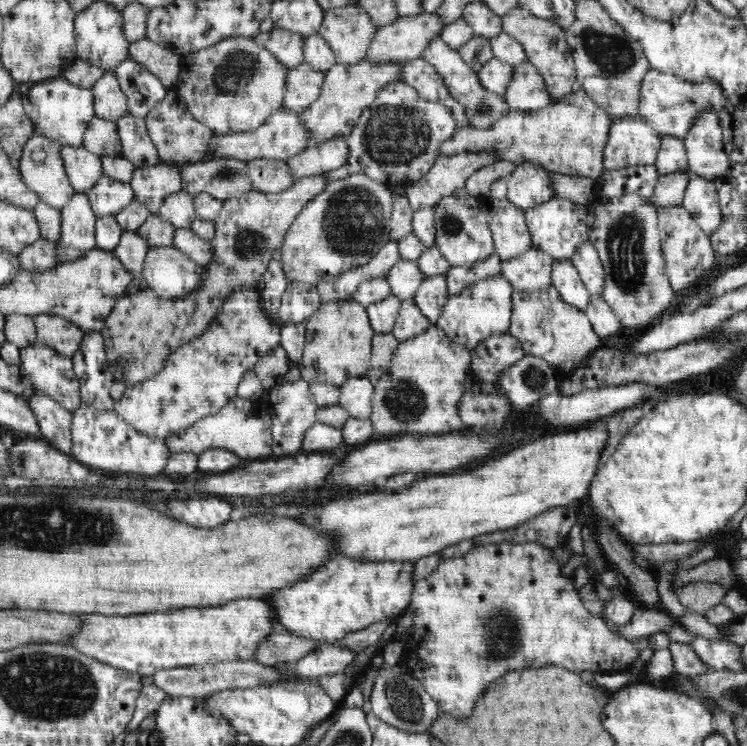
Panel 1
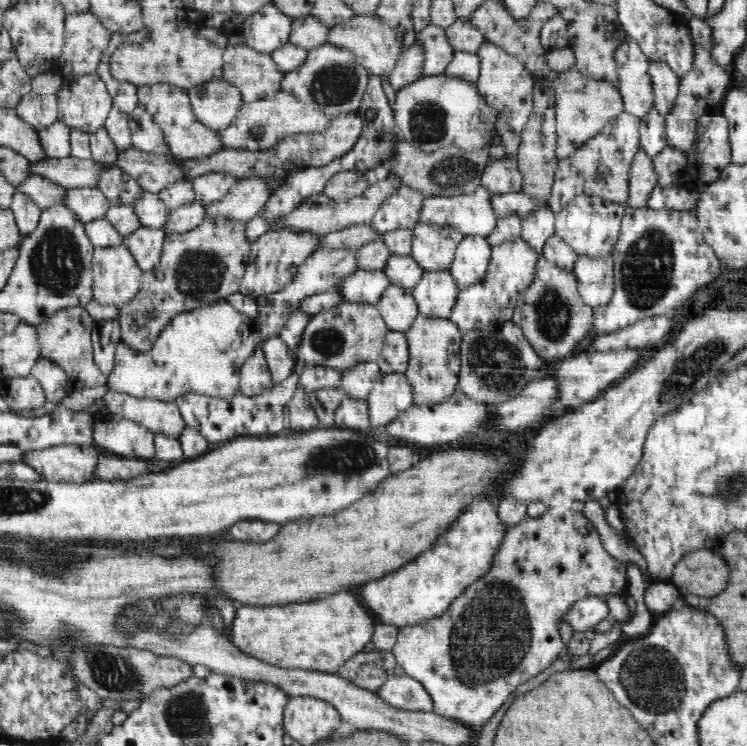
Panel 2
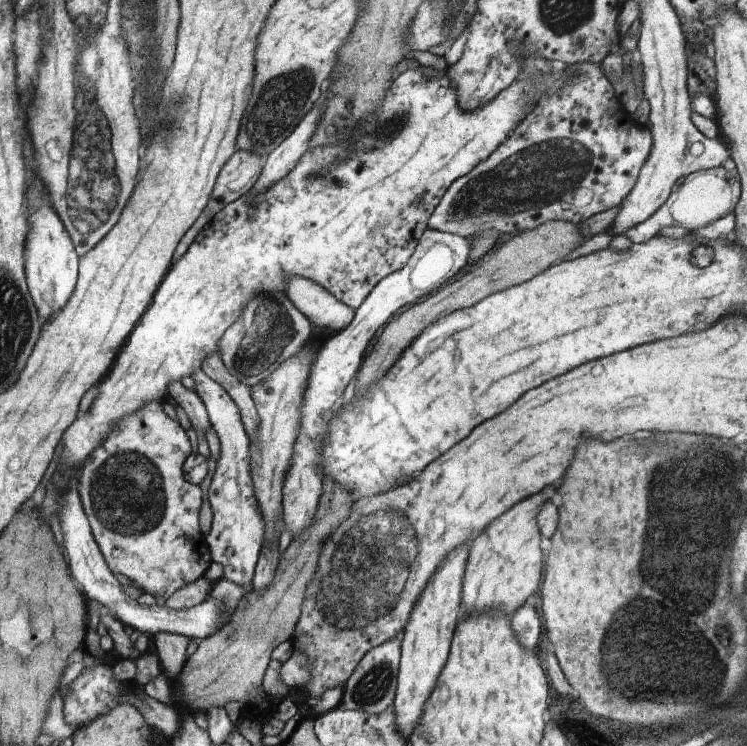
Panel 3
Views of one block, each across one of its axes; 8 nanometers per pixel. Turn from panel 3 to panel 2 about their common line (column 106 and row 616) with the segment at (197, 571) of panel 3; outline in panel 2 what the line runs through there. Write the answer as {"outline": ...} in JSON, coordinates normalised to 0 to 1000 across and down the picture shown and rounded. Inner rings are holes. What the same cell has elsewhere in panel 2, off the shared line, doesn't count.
{"outline":[[[742,681],[720,694],[704,692],[681,706],[660,747],[656,767],[608,803],[586,828],[537,840],[522,871],[542,903],[564,914],[576,930],[581,956],[597,962],[616,962],[622,973],[635,973],[639,979],[644,979],[669,952],[680,932],[696,917],[720,906],[750,881],[755,861],[747,836],[768,807],[787,800],[827,798],[842,783],[838,771],[841,756],[814,743],[782,688],[774,689],[760,681]]]}

